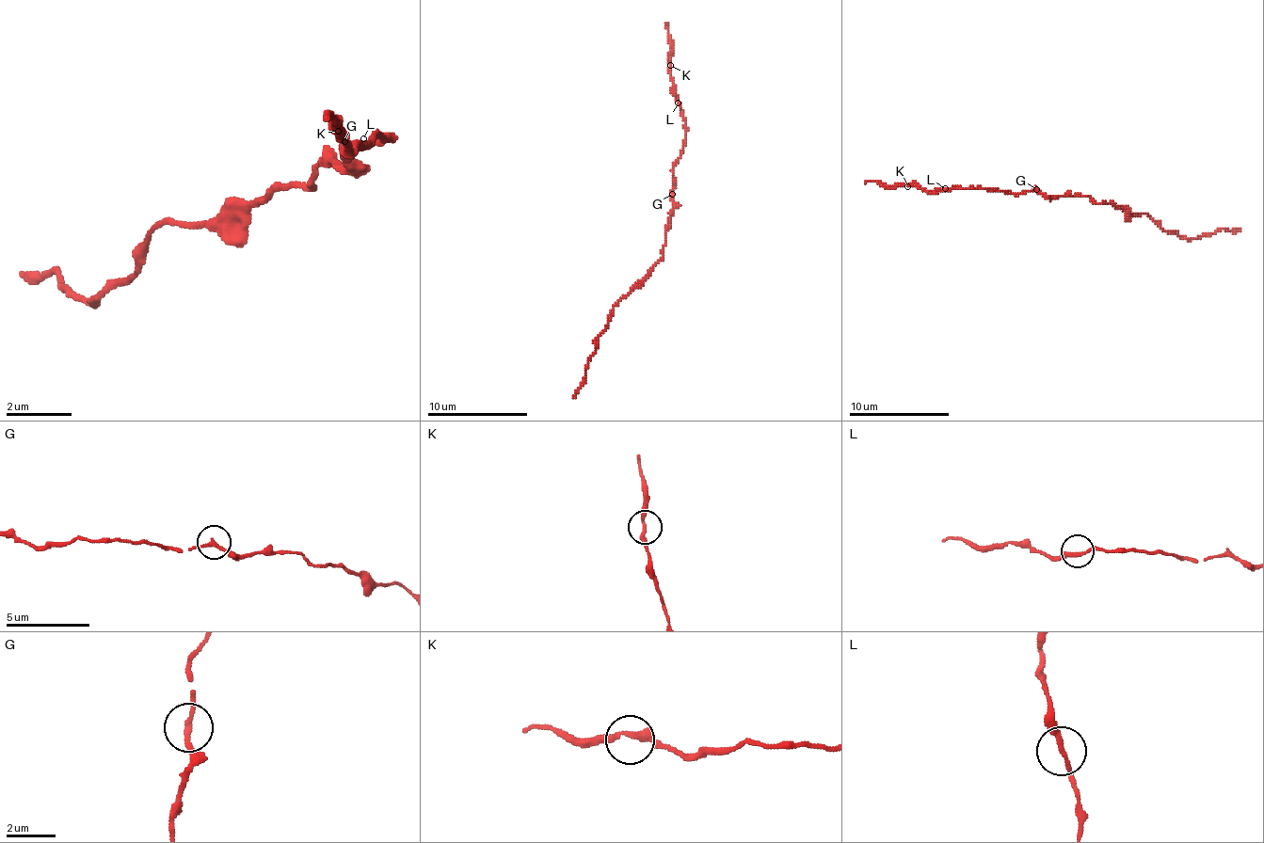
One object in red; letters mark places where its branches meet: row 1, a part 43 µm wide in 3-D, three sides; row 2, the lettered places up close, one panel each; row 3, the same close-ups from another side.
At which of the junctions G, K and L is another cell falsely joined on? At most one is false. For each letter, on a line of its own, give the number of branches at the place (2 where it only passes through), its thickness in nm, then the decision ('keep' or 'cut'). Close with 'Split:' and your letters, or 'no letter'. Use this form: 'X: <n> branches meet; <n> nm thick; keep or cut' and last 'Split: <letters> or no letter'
G: 2 branches meet; 200 nm thick; keep
K: 2 branches meet; 280 nm thick; keep
L: 2 branches meet; 220 nm thick; keep
Split: no letter

